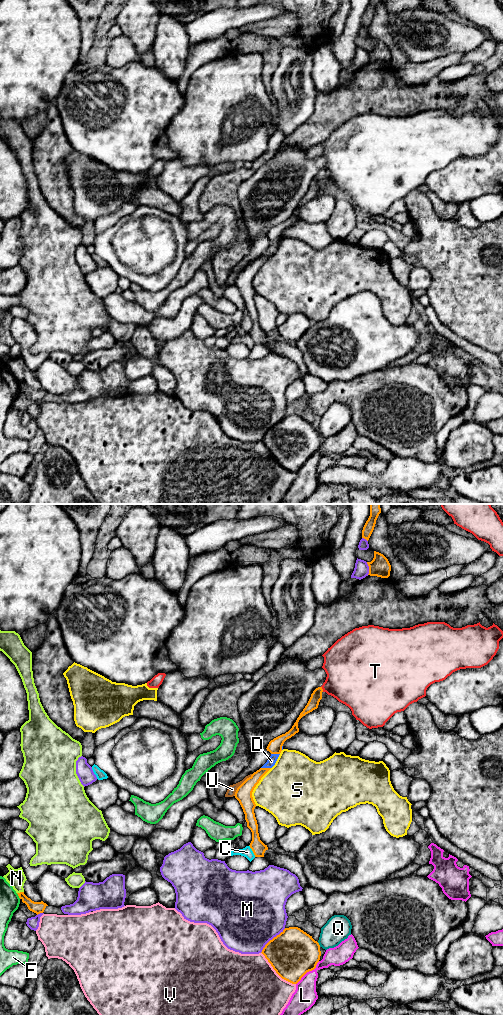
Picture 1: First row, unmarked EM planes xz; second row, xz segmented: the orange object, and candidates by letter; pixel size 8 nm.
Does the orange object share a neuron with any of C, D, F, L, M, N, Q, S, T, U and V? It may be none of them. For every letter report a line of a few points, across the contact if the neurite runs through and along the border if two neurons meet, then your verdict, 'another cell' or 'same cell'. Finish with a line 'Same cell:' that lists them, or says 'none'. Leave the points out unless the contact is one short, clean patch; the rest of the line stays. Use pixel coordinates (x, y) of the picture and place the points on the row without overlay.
C: xz (249, 333), (255, 344) | another cell
D: another cell
F: another cell
L: another cell
M: another cell
N: xz (23, 379), (17, 381) | another cell
Q: another cell
S: another cell
T: another cell
U: xz (252, 262), (237, 276), (233, 283) | another cell
V: another cell
Same cell: none

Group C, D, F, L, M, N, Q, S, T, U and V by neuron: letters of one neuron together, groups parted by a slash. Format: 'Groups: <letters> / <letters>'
Groups: C / D U / F / L / M / N / Q / S / T / V

